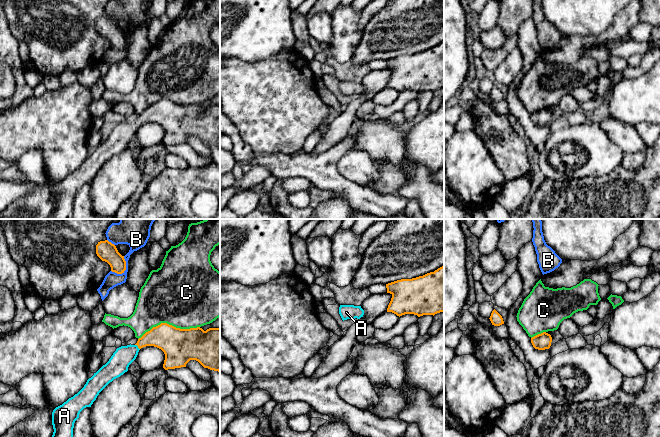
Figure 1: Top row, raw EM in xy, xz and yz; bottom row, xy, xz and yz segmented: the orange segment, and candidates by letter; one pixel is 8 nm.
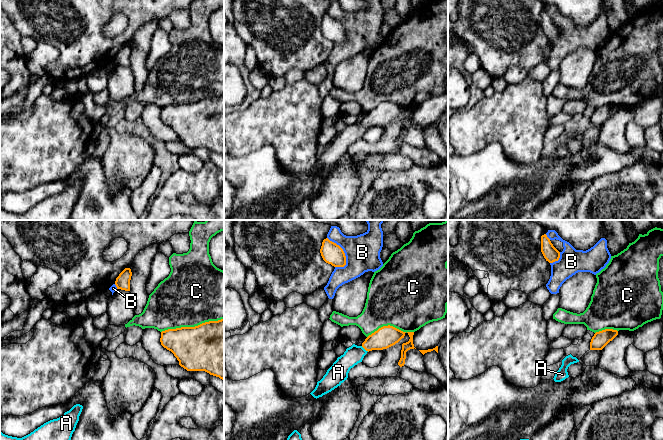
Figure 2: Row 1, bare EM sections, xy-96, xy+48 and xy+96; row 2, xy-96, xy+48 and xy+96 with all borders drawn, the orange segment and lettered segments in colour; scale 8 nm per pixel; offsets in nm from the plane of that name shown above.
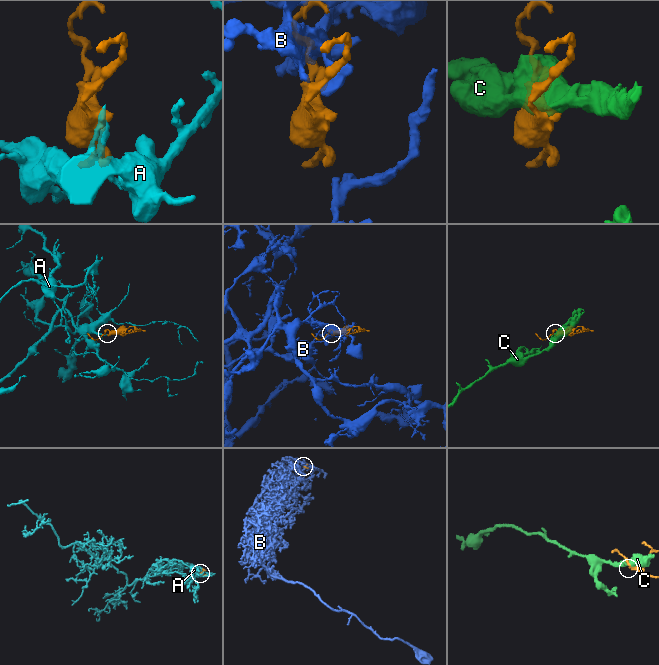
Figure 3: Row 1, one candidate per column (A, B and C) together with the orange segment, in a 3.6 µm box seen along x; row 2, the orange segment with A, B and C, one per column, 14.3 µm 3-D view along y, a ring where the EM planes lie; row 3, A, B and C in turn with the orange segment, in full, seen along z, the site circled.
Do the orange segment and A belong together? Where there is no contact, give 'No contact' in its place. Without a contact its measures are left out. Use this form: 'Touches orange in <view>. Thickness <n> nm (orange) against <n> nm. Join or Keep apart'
Touches orange in xy. Thickness 220 nm (orange) against 170 nm. Join

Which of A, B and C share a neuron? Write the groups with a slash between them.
A / B / C

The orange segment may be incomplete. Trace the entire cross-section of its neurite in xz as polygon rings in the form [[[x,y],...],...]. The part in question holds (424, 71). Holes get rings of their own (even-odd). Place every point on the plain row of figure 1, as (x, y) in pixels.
[[[444,41],[423,52],[388,59],[386,64],[392,71],[387,88],[399,93],[444,88]]]

